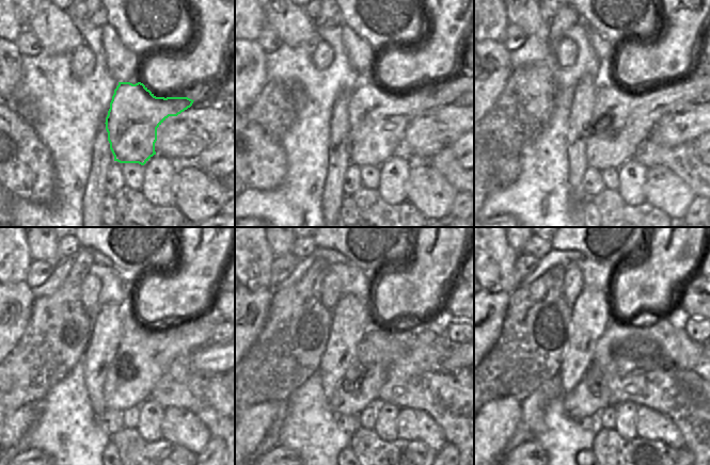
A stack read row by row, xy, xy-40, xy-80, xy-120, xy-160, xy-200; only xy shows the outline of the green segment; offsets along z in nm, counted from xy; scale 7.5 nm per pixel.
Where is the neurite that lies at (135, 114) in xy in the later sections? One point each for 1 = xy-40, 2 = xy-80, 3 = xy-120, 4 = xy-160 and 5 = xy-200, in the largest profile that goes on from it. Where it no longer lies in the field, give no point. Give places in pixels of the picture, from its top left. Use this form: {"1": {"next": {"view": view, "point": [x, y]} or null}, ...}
{"1": {"next": {"view": "xy-40", "point": [378, 119]}}, "2": {"next": {"view": "xy-80", "point": [620, 121]}}, "3": {"next": {"view": "xy-120", "point": [143, 356]}}, "4": {"next": {"view": "xy-160", "point": [359, 388]}}, "5": {"next": {"view": "xy-200", "point": [590, 396]}}}

